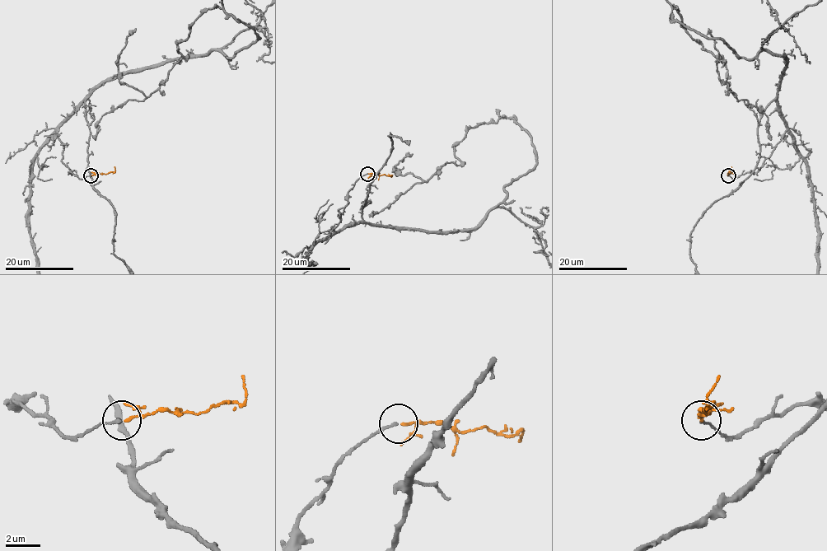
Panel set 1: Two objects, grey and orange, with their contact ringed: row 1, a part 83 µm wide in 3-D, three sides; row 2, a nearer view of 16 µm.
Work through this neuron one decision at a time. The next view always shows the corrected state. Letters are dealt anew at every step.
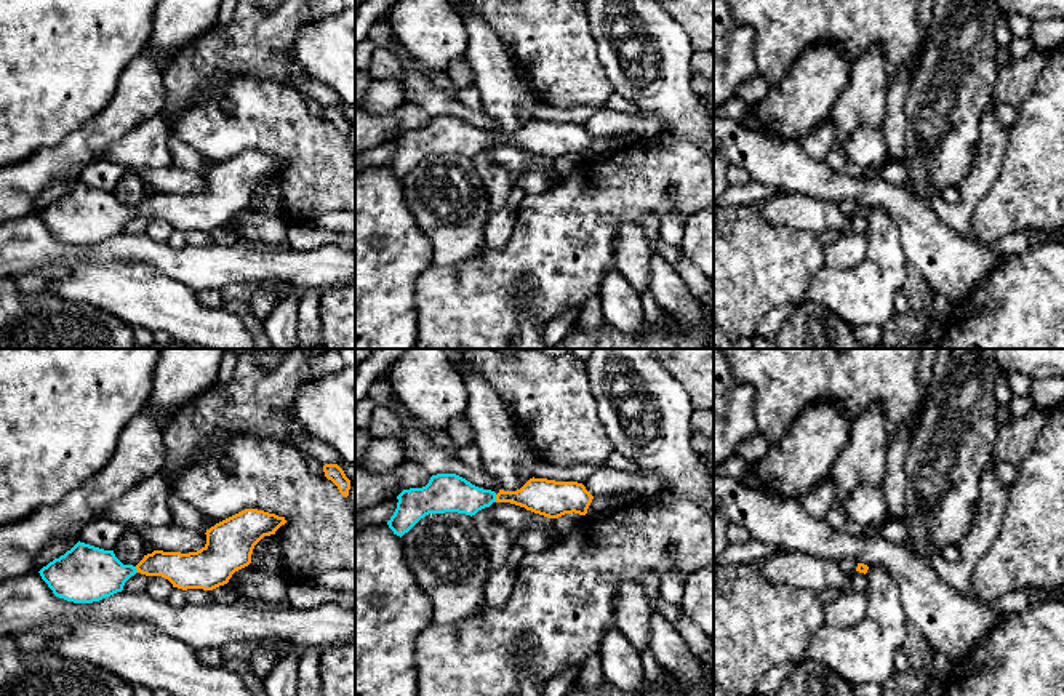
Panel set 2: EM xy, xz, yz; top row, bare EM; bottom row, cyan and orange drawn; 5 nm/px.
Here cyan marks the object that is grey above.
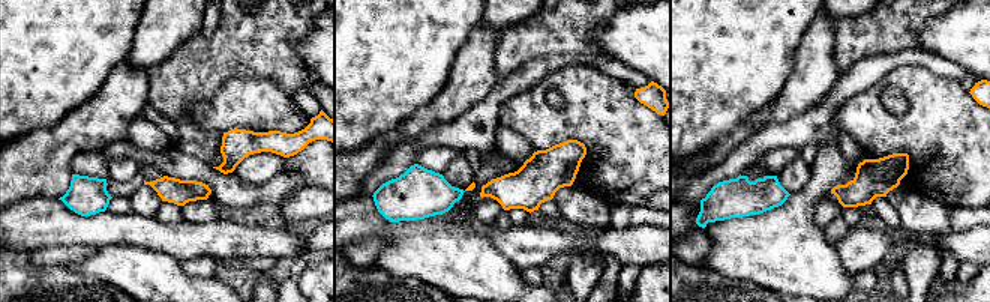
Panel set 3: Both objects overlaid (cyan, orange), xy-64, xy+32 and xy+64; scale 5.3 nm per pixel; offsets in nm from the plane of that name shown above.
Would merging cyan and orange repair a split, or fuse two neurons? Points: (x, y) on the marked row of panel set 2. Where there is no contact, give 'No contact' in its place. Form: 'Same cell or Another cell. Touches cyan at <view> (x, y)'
Same cell. Touches cyan at xz (495, 498)

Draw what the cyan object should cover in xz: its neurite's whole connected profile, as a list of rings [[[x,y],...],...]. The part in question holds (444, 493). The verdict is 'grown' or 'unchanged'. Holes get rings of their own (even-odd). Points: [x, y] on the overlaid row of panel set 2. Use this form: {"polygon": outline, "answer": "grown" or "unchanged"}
{"polygon": [[[437,474],[426,486],[403,490],[397,499],[397,509],[387,525],[402,538],[429,514],[458,512],[472,517],[493,502],[510,502],[534,514],[558,518],[573,512],[586,515],[594,496],[578,482],[534,477],[517,491],[499,490],[496,494],[456,474]]], "answer": "grown"}

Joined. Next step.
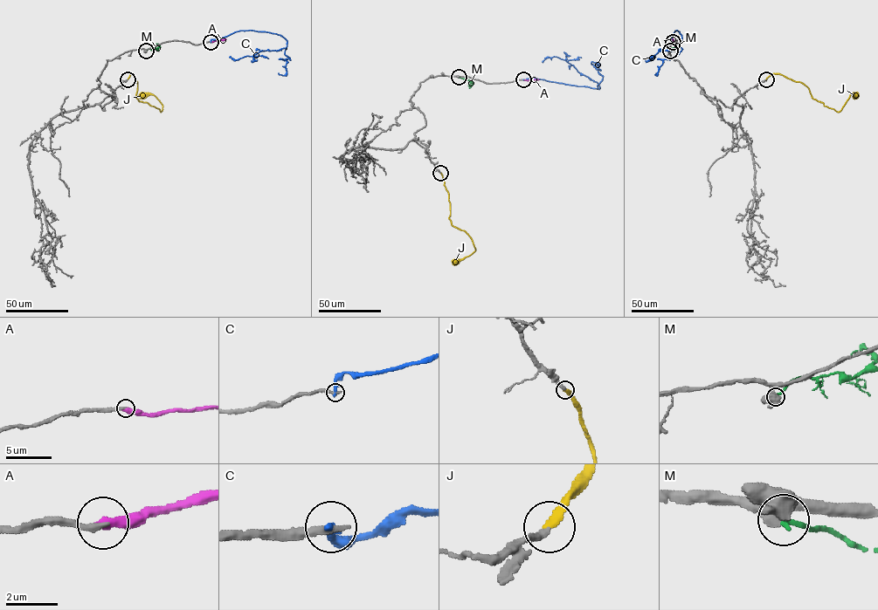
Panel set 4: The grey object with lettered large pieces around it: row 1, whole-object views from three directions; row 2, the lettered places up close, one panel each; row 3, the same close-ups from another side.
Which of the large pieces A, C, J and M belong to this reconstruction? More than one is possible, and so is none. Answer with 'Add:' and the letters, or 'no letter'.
Add: A, J

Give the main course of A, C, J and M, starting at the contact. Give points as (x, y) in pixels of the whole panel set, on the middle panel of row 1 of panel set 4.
A: (524, 79), (538, 79)
C: (523, 79), (543, 79), (599, 88), (598, 83), (582, 75), (564, 59), (554, 57), (542, 62)
J: (440, 173), (448, 194), (451, 223), (466, 233), (475, 248), (470, 255), (452, 263)
M: (459, 77), (467, 79), (472, 85), (468, 85)

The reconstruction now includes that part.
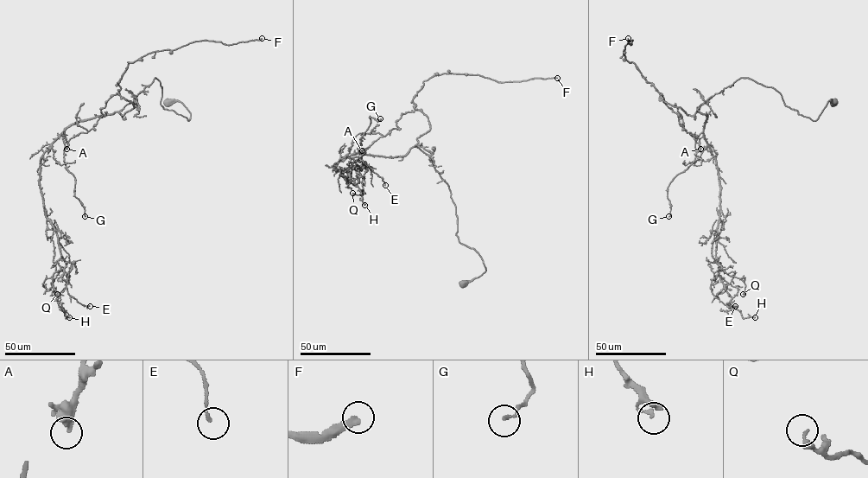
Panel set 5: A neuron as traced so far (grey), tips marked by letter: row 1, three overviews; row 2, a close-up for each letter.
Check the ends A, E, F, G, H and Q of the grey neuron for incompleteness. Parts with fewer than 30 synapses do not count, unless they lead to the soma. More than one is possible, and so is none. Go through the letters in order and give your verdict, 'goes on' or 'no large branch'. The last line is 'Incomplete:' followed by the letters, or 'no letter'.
A: no large branch
E: no large branch
F: goes on
G: no large branch
H: no large branch
Q: no large branch
Incomplete: F

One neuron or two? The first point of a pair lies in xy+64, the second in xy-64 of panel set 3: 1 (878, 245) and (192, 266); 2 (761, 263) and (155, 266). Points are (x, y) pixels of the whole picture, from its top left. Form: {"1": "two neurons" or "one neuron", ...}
{"1": "two neurons", "2": "one neuron"}

